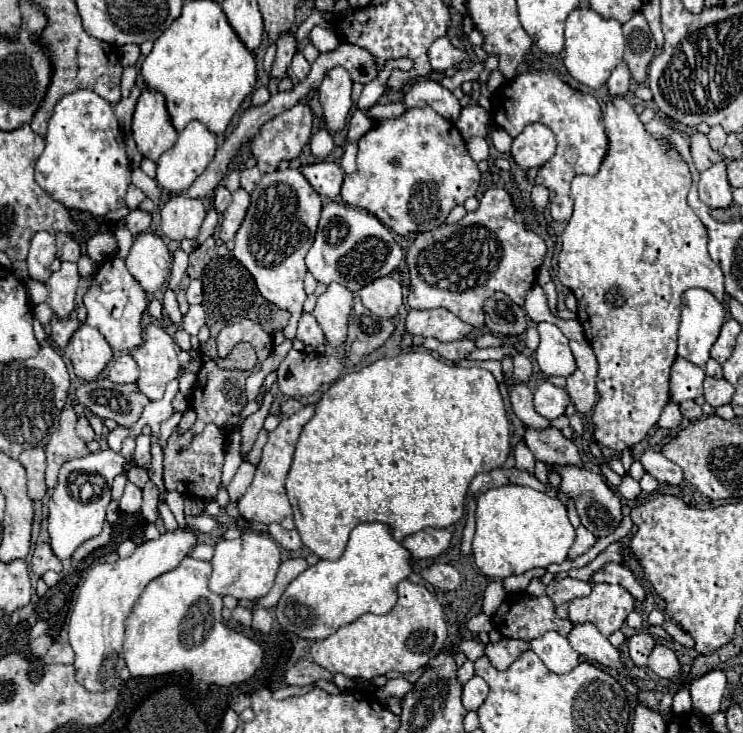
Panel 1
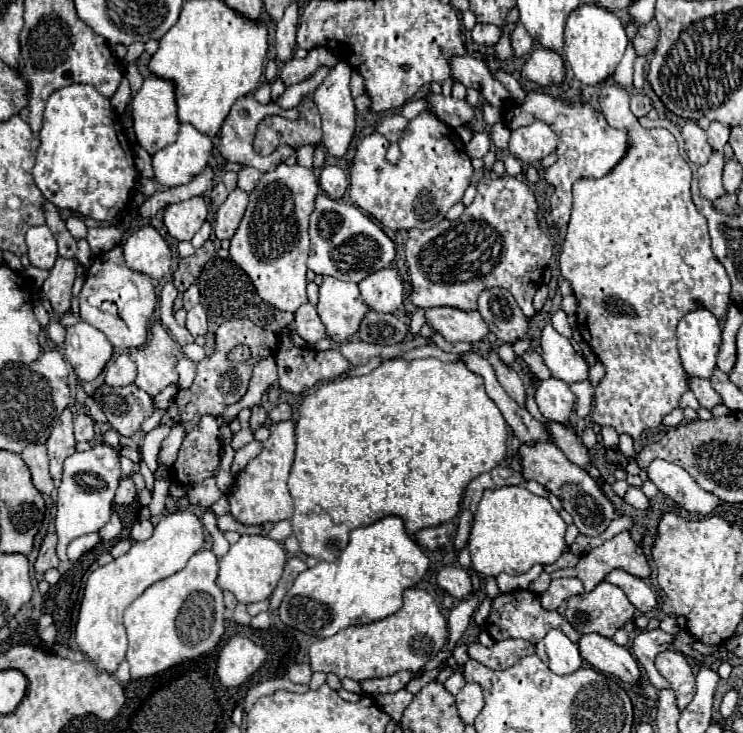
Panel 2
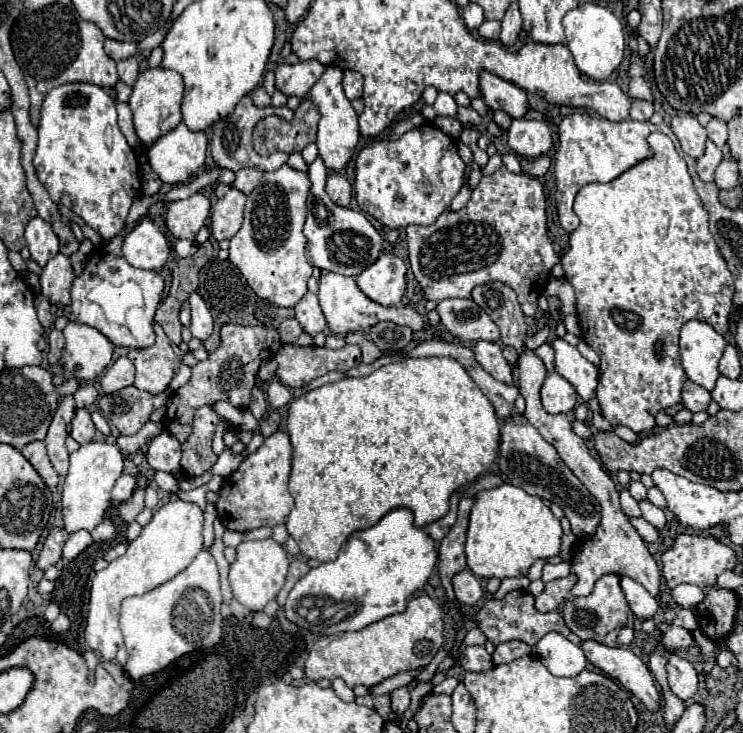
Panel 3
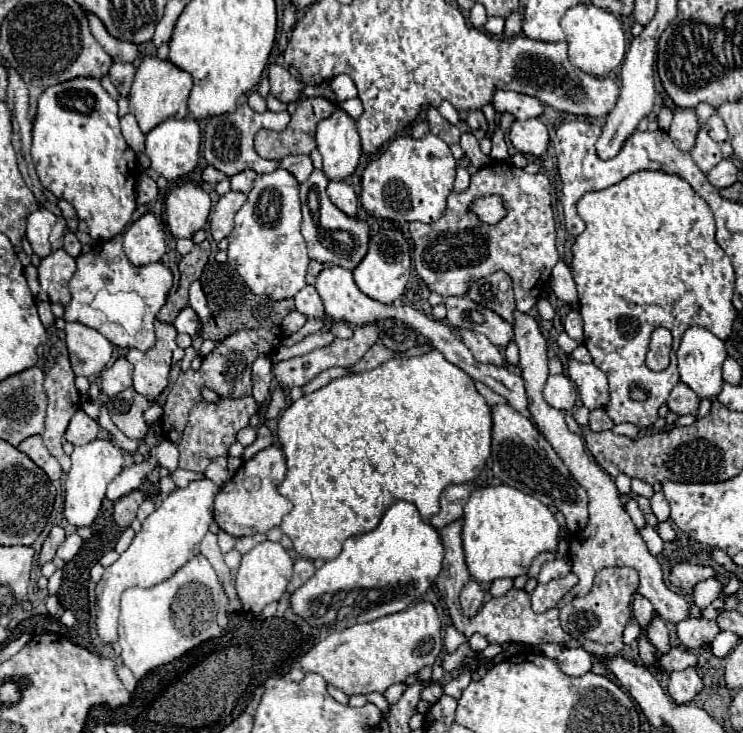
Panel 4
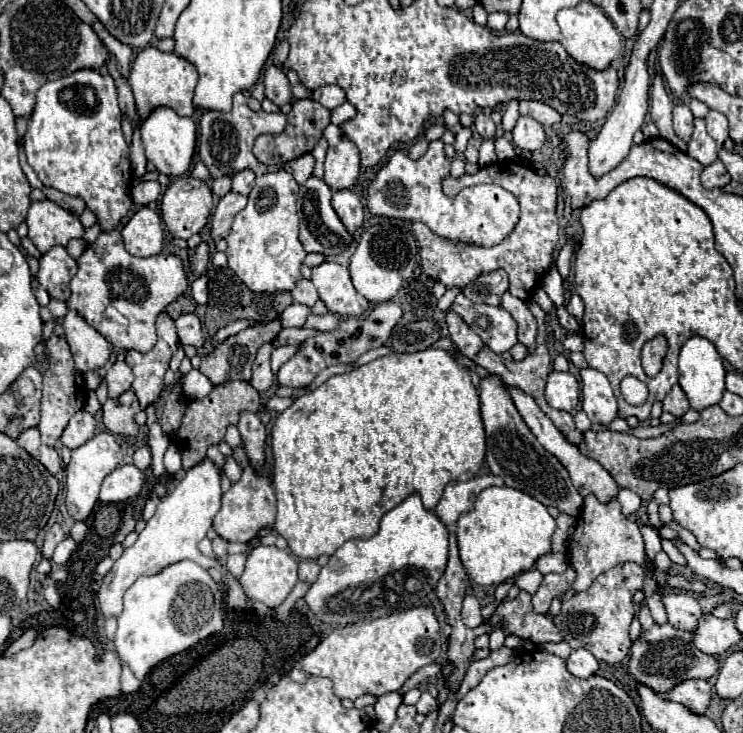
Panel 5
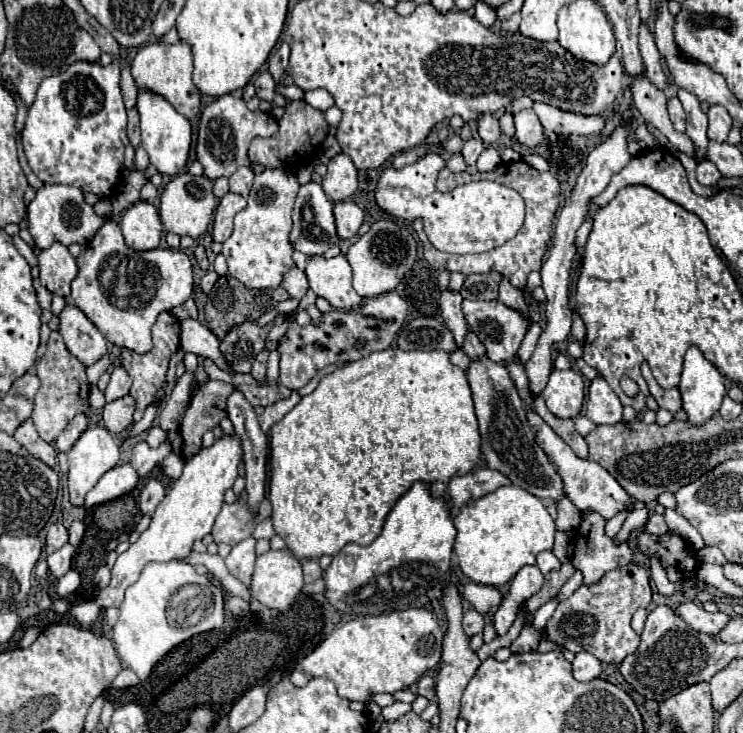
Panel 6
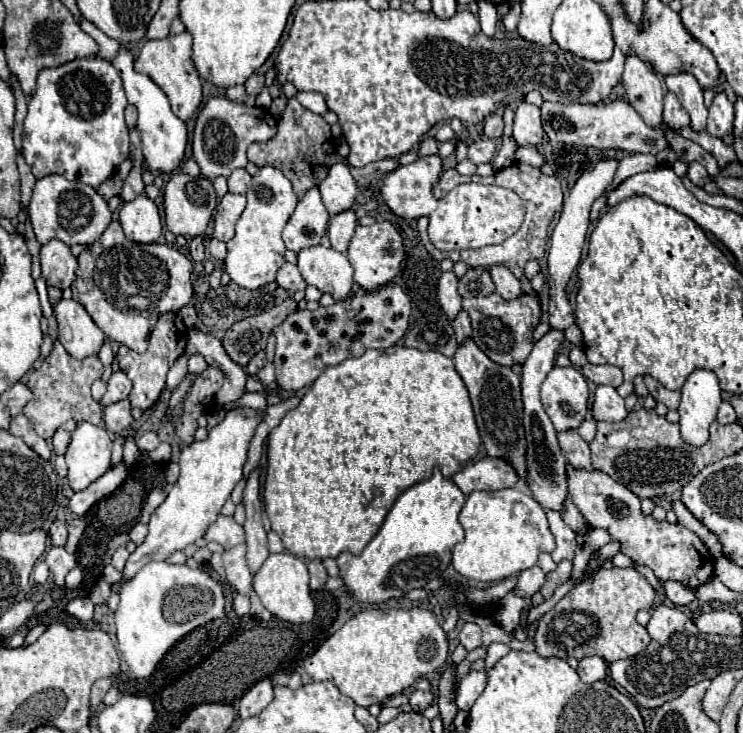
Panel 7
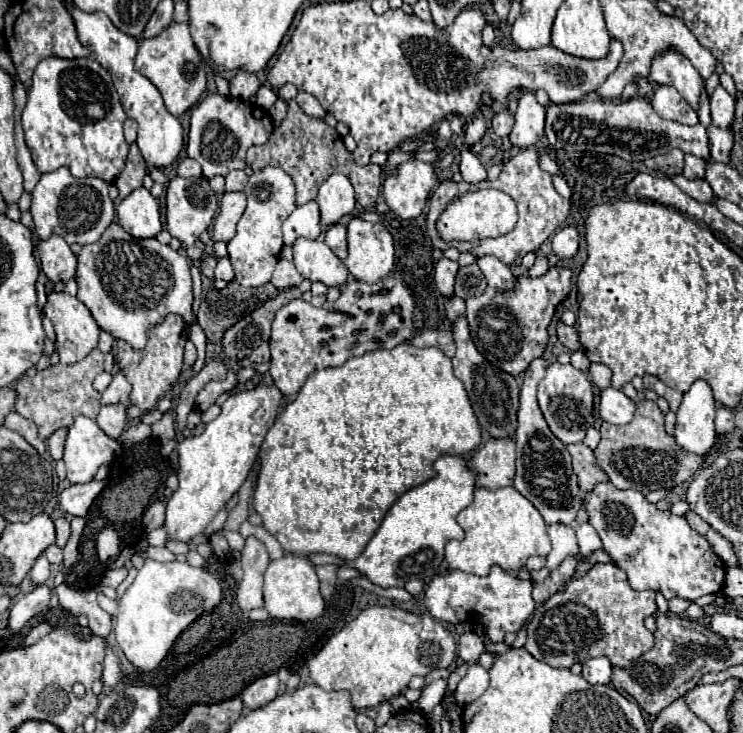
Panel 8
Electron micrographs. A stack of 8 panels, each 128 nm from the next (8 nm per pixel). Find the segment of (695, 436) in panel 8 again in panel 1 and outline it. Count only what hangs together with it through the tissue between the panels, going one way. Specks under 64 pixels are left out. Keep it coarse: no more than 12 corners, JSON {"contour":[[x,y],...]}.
{"contour":[[704,288],[682,294],[678,356],[704,368],[726,320]]}

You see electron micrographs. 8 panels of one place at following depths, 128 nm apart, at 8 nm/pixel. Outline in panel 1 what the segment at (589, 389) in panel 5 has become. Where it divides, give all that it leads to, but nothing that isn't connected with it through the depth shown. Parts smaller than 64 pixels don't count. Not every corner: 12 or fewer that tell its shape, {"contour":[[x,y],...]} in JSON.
{"contour":[[540,322],[536,360],[546,376],[568,378],[576,368],[568,338]]}

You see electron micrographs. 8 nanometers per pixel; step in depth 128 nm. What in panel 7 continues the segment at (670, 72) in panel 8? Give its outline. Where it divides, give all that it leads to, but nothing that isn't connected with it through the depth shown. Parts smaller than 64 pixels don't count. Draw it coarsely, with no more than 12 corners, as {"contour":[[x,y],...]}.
{"contour":[[692,74],[666,76],[666,87],[690,114],[690,128],[704,130],[708,110]]}

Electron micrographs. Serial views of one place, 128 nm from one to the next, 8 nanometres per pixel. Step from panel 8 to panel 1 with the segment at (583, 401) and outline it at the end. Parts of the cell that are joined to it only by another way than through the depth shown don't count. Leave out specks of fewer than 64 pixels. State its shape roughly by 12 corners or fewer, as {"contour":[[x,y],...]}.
{"contour":[[550,382],[534,392],[534,410],[554,420],[562,416],[568,392]]}

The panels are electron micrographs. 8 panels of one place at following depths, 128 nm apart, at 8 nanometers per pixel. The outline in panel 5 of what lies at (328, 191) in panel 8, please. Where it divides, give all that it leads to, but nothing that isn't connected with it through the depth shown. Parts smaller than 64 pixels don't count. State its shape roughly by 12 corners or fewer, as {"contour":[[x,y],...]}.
{"contour":[[340,126],[322,132],[328,142],[324,182],[350,188],[360,174],[358,148]]}

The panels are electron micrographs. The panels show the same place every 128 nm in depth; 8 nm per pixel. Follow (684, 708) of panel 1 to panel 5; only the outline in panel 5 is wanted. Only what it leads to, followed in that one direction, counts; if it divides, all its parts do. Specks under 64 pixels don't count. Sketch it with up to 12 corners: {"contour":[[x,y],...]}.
{"contour":[[686,680],[668,692],[668,700],[704,714],[712,690],[706,680]]}

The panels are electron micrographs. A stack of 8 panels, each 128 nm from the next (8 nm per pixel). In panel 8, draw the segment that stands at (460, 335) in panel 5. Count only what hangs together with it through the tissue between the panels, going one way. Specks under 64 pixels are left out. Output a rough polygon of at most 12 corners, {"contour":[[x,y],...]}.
{"contour":[[442,258],[434,282],[444,298],[454,296],[458,264]]}

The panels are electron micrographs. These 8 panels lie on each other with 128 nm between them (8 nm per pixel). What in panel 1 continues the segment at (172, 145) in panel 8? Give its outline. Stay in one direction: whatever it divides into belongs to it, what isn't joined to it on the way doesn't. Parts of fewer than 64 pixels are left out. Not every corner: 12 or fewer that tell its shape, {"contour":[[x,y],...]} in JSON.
{"contour":[[198,120],[158,160],[156,180],[186,192],[208,168],[216,136]]}

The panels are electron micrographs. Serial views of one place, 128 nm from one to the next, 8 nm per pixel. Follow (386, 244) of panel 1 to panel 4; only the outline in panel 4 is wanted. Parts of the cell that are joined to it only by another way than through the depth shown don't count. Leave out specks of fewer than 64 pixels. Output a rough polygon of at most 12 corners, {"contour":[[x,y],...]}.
{"contour":[[328,178],[300,184],[310,260],[354,270],[370,228],[338,210]]}

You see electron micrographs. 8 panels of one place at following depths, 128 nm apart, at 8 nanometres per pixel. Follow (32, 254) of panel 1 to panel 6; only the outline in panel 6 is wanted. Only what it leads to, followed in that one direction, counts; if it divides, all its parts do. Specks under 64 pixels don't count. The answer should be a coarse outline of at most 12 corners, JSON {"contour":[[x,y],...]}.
{"contour":[[44,184],[28,204],[40,250],[86,244],[104,224],[74,186]]}

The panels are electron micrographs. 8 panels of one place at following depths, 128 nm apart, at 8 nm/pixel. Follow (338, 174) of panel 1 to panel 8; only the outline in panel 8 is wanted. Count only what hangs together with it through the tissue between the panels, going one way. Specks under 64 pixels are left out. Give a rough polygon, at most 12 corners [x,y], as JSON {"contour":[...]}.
{"contour":[[334,224],[326,232],[328,248],[346,258],[346,226]]}

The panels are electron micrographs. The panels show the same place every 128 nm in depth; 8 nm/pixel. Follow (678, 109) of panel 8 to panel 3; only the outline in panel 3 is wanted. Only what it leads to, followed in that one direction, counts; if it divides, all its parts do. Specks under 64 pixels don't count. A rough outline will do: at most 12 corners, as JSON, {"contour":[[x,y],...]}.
{"contour":[[694,114],[672,118],[672,130],[688,156],[704,154],[708,136]]}

